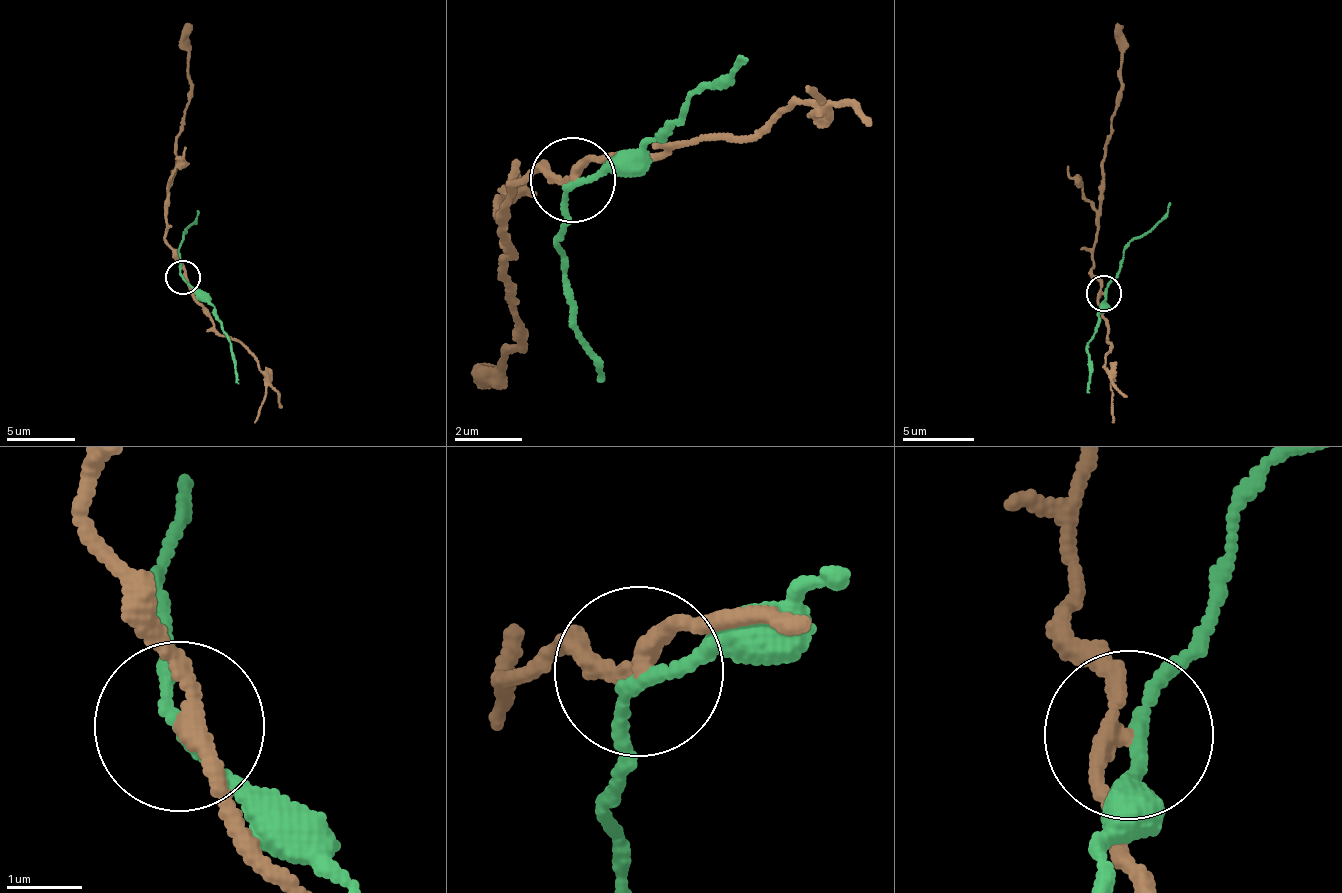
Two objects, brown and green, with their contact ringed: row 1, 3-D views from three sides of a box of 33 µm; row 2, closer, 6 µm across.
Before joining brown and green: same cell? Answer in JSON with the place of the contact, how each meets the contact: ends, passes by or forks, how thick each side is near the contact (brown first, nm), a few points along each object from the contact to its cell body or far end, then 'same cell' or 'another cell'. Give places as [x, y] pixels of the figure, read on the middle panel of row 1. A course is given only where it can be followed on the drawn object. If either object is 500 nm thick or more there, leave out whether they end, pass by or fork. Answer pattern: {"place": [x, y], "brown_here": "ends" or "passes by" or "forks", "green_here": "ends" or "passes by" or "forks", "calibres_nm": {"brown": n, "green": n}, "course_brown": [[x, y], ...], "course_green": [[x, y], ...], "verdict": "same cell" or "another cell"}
{"place": [572, 180], "brown_here": "passes by", "green_here": "passes by", "calibres_nm": {"brown": 200, "green": 140}, "course_brown": [[570, 178], [545, 166], [514, 182], [506, 195], [500, 262], [515, 348], [493, 382], [482, 370]], "course_green": [[570, 178], [620, 167], [659, 135], [695, 94], [740, 55]], "verdict": "another cell"}

